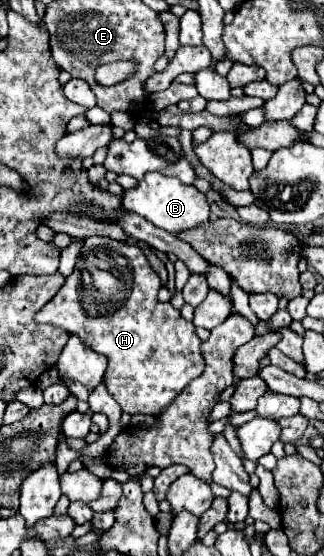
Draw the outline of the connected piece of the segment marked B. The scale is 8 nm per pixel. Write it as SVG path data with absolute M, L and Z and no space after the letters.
M157 171L147 173L141 181L137 181L135 187L125 189L123 197L121 197L121 205L127 211L133 211L133 213L145 217L149 223L153 223L155 227L165 229L169 233L187 231L209 219L209 203L203 193L199 193L193 185L187 187L187 185L179 183L179 179L165 177Z

